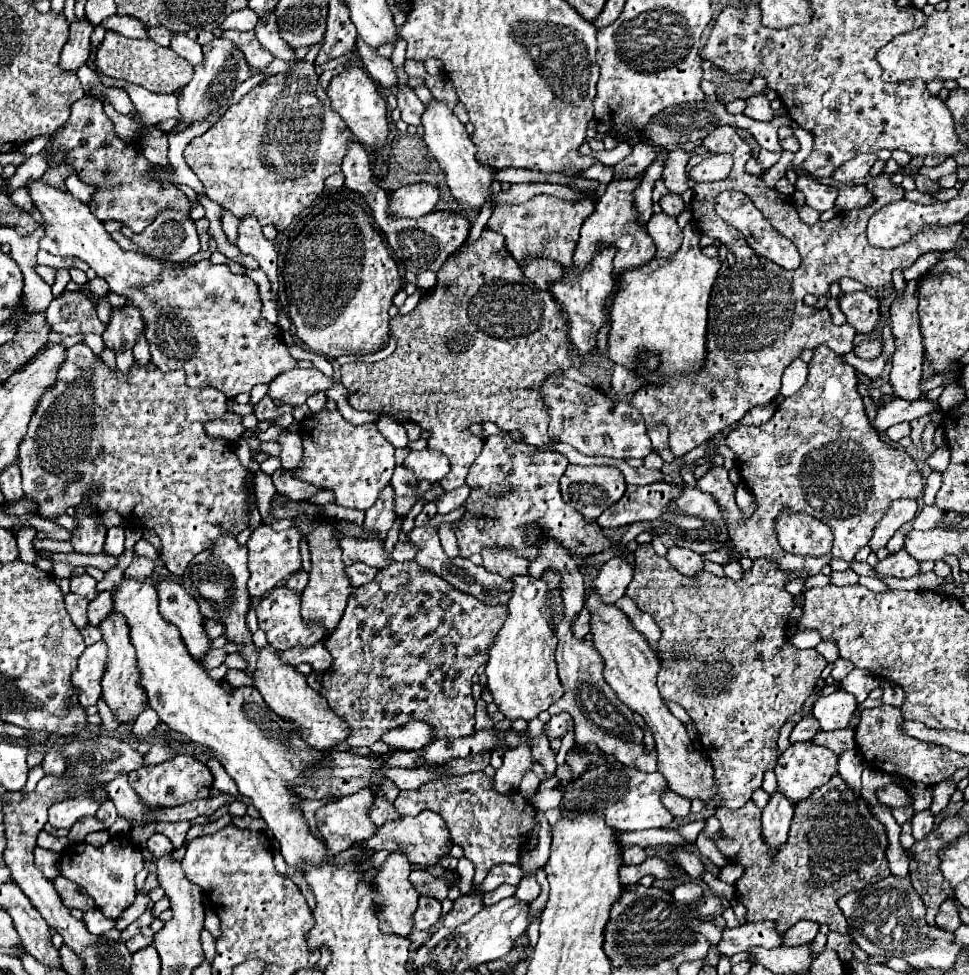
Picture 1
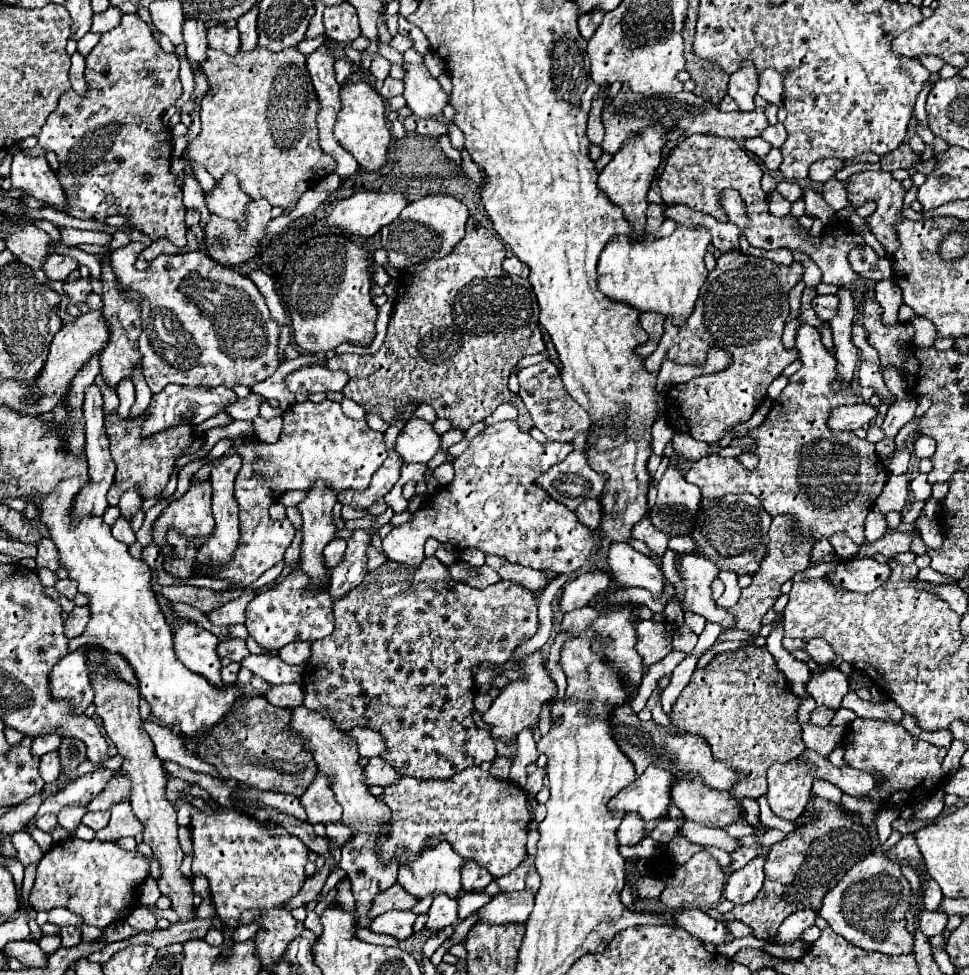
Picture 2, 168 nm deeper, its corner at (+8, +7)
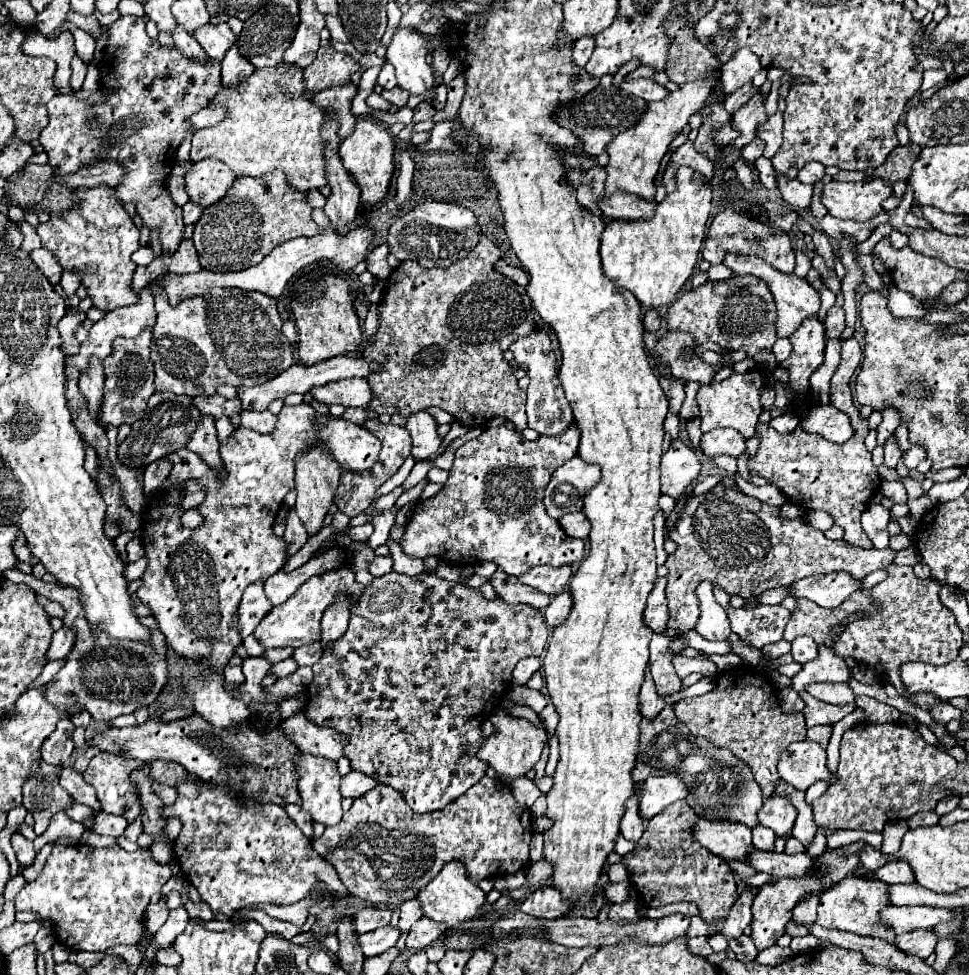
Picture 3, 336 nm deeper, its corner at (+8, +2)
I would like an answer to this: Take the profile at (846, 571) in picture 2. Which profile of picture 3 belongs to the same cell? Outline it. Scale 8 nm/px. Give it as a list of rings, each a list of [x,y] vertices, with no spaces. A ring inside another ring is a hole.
[[[831,572],[793,582],[789,588],[789,596],[807,598],[821,608],[837,608],[855,590],[859,590],[859,580],[851,578],[847,572]]]

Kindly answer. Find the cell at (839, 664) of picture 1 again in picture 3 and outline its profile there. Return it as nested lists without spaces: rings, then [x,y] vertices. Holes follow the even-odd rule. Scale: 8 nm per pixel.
[[[797,636],[793,640],[793,648],[791,648],[793,660],[799,664],[805,664],[813,658],[817,658],[817,644],[811,636]]]

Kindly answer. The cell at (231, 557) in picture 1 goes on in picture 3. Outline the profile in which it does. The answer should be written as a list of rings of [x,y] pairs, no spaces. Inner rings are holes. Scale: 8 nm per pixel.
[[[201,416],[201,420],[197,422],[197,428],[193,430],[193,434],[187,442],[187,448],[193,450],[195,454],[199,454],[213,468],[217,468],[221,464],[219,452],[213,452],[213,448],[219,448],[213,416]]]

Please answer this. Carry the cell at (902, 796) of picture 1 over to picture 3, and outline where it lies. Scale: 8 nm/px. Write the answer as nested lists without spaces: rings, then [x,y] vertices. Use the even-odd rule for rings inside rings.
[[[811,740],[793,742],[785,752],[781,754],[781,760],[777,764],[779,776],[787,780],[791,786],[799,790],[807,790],[817,780],[831,780],[835,782],[827,770],[827,756],[825,750]]]

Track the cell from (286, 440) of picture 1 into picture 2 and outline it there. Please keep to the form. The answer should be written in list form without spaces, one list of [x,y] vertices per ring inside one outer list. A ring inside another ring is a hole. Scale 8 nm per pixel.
[[[275,417],[275,419],[253,419],[253,425],[255,425],[255,437],[263,443],[275,443],[281,435],[281,417]]]

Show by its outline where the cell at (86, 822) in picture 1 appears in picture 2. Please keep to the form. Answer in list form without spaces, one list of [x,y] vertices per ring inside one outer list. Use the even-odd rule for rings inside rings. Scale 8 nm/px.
[[[95,811],[95,813],[87,813],[83,819],[81,819],[83,825],[91,827],[93,831],[99,831],[103,829],[107,823],[109,823],[109,811]]]

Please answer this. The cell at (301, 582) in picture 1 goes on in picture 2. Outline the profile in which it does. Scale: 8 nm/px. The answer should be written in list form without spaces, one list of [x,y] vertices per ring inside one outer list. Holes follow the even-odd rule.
[[[301,531],[295,533],[293,543],[291,543],[289,549],[285,551],[285,557],[283,557],[285,565],[297,565],[297,563],[299,563],[299,547],[301,547]]]

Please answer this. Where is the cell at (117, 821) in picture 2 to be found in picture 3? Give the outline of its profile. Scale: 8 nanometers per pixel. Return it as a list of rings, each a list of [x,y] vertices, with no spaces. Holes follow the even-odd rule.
[[[101,752],[91,758],[87,770],[83,772],[83,780],[95,788],[103,812],[125,816],[129,822],[133,822],[141,812],[141,802],[137,800],[137,788],[133,788],[133,782],[129,782],[129,776],[131,772],[135,772],[141,766],[145,764],[141,764],[139,760],[129,760],[123,756],[111,756],[107,752]]]

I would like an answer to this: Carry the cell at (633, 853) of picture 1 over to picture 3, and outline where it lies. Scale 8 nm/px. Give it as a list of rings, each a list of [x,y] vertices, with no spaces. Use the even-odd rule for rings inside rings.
[[[641,782],[635,784],[635,792],[633,796],[625,802],[625,814],[621,818],[621,834],[627,838],[627,840],[633,840],[637,842],[645,830],[645,824],[641,820],[641,816],[637,816],[637,792],[641,790]]]

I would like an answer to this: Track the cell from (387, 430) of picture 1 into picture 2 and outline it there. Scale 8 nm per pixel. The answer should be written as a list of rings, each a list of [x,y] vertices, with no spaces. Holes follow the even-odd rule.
[[[343,399],[343,401],[341,401],[341,407],[343,407],[343,411],[345,411],[349,417],[353,417],[353,419],[365,419],[365,409],[363,409],[361,405],[357,405],[357,403],[353,403],[353,401],[349,401],[349,399]]]

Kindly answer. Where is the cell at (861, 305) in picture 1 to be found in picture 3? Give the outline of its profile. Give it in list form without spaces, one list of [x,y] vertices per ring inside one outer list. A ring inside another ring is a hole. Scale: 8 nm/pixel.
[[[729,254],[725,256],[725,266],[729,266],[735,274],[753,274],[757,276],[759,280],[763,280],[769,290],[773,292],[773,300],[775,300],[775,306],[777,306],[777,320],[775,320],[775,328],[777,328],[777,338],[789,338],[797,328],[799,324],[817,314],[819,312],[819,296],[815,292],[815,288],[809,286],[809,282],[805,278],[797,278],[795,274],[783,274],[783,272],[777,272],[775,268],[771,268],[769,264],[765,264],[761,258],[757,256],[739,256],[739,254]]]

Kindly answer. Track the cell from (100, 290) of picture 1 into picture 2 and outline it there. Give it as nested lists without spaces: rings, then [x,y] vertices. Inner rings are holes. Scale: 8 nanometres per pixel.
[[[81,277],[77,281],[67,281],[65,283],[65,293],[71,297],[73,303],[81,303],[85,301],[85,295],[91,293],[91,279],[87,277]]]

